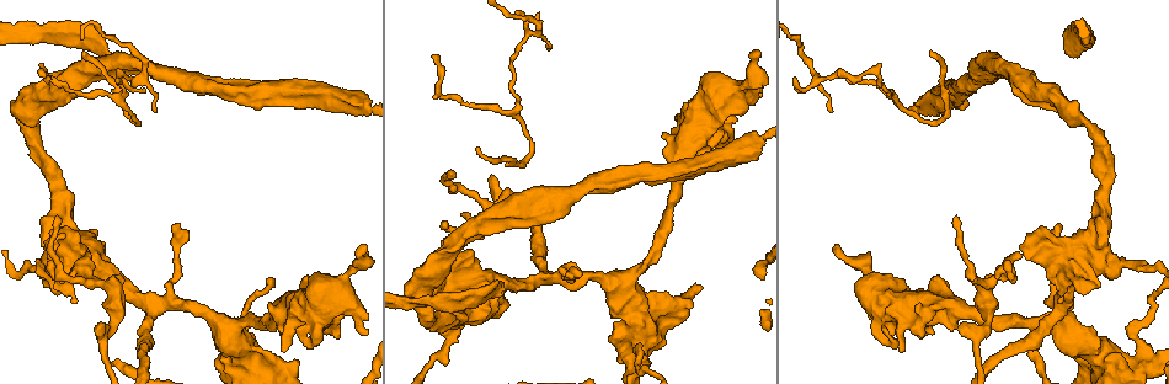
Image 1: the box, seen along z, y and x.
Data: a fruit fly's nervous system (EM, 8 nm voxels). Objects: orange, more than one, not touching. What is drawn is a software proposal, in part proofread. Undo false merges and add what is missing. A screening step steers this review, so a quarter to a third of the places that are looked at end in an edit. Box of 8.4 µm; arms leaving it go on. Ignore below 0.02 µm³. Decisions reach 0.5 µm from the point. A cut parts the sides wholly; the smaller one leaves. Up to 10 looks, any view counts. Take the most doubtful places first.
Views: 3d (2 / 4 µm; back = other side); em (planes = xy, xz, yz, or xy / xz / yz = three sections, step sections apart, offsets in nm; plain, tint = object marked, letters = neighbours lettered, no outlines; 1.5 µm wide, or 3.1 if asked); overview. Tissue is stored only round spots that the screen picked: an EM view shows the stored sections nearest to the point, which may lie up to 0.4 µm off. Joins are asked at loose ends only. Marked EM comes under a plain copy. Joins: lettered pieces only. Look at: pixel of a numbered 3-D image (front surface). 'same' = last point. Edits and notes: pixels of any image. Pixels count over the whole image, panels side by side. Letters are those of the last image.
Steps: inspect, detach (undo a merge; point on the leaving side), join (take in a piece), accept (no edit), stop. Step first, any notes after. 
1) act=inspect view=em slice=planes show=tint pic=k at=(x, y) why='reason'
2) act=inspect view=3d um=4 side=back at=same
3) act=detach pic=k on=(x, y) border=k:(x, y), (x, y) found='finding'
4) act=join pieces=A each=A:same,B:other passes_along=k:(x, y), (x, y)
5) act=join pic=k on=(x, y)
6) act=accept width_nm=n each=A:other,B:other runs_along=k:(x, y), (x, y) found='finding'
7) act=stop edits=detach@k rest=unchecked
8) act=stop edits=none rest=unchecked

act=inspect view=em um=3.1 slice=planes show=tint pic=1 at=(1121, 263) why='calibre changes'

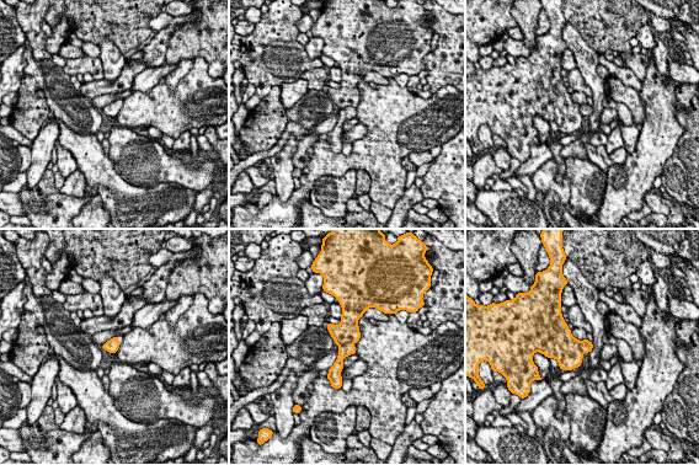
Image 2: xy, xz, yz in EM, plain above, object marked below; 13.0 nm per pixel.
act=inspect view=em um=3.1 slice=planes show=letters at=same

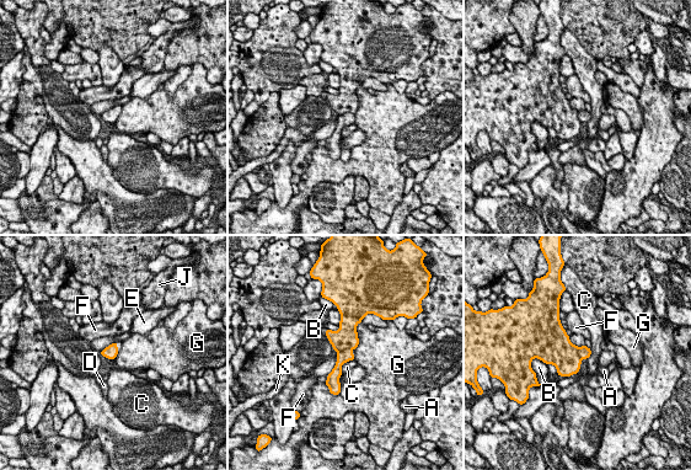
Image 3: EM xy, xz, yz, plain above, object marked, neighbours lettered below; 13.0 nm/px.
act=detach pic=3 on=(347, 354) longest_contact=G:400nm each=A:other,B:other,C:other,D:other,E:other,F:other,G:other,J:other,K:other border=3:(349, 348), (338, 352) found='a second cell is stuck on'

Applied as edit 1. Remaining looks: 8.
act=inspect view=3d um=4 side=back pic=1 at=(838, 72) why='branch stops here'

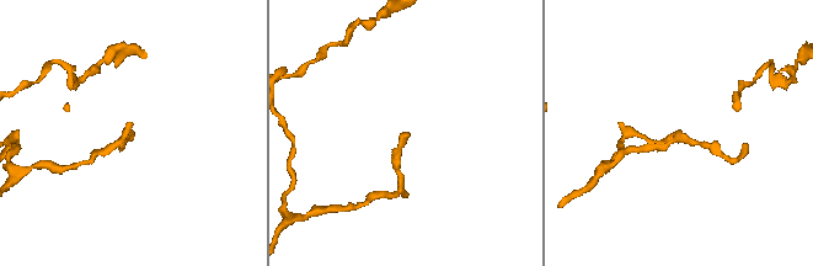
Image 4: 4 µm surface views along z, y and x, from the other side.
act=inspect view=em slice=planes show=letters pic=4 at=(133, 132) why='need the tissue'

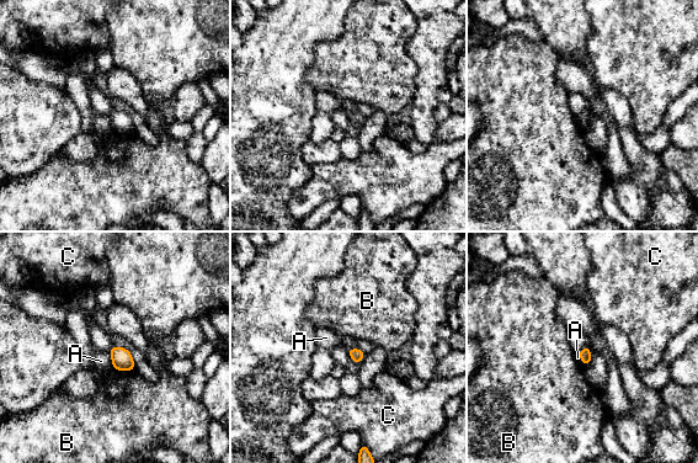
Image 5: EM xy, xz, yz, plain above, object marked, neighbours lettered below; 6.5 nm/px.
act=accept width_nm=80 each=A:other,B:other,C:other found='no lettered piece goes on from it'

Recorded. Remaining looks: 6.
act=inspect view=em slice=xz step=4 show=tint pic=1 at=(953, 218) why='thin end'

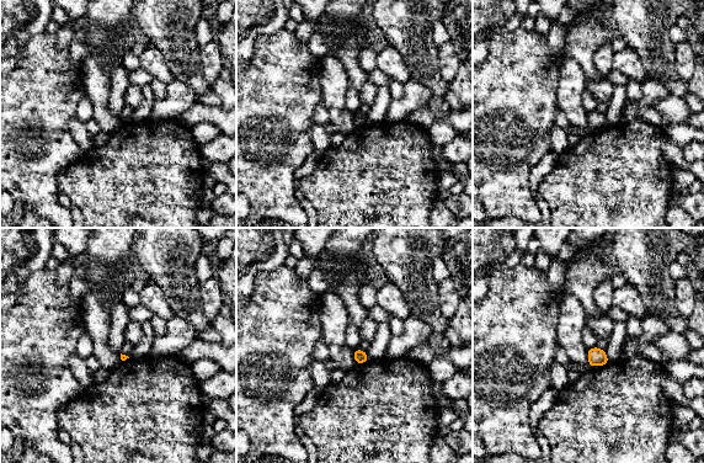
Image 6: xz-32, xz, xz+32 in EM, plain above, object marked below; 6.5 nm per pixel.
act=inspect view=em slice=planes show=letters at=same why='another direction'

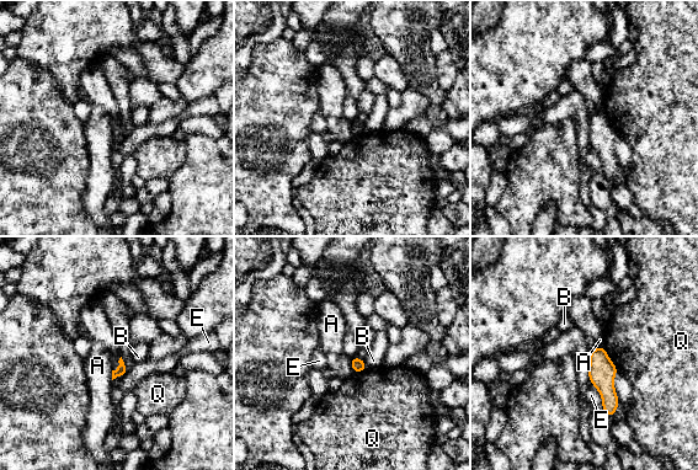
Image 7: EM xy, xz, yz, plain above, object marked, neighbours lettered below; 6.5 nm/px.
act=accept longest_contact=E:190nm each=A:other,B:other,E:other,Q:other found='no lettered piece goes on from it'

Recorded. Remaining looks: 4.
act=inspect view=em slice=xz step=4 show=tint pic=1 at=(125, 91)

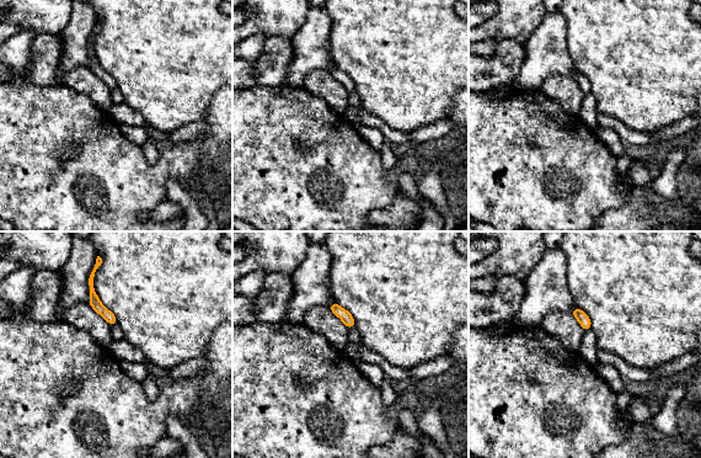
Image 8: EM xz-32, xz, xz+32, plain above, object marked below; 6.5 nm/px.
act=inspect view=em slice=xz step=4 show=letters at=same why='what lies round it'

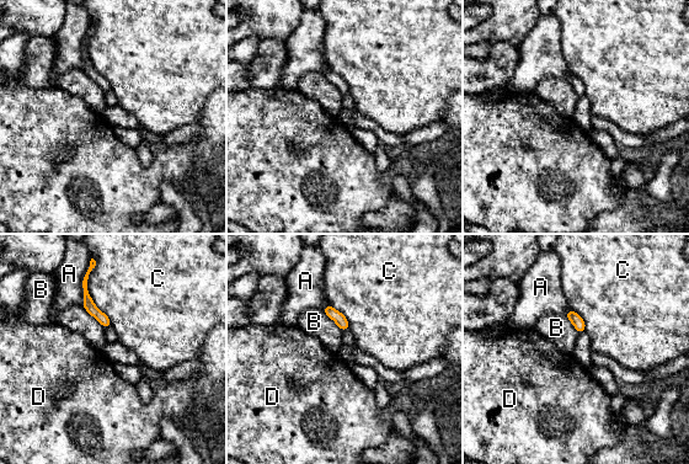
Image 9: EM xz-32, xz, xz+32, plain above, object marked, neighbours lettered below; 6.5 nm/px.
act=accept each=A:other,B:other,C:other,D:other runs_along=9:(84, 284), (89, 305), (107, 324) found='continuous, no second cell'

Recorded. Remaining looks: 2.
act=stop edits=detach@3 rest=unchecked

